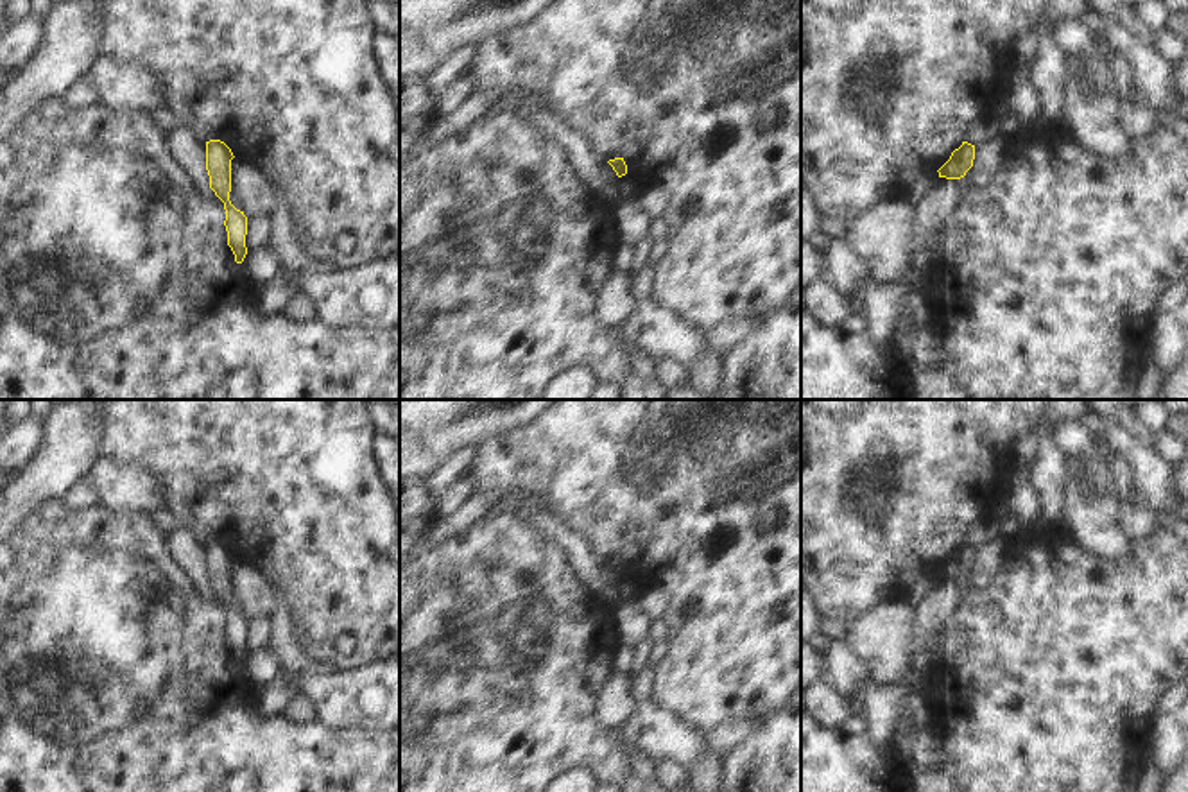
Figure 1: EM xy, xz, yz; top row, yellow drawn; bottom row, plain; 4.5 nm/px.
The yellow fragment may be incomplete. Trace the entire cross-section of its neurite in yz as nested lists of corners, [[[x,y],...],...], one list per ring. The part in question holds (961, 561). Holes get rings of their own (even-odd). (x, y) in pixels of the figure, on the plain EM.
[[[962,543],[959,550],[955,550],[950,561],[937,572],[939,579],[946,581],[960,581],[973,568],[975,561],[975,547]]]

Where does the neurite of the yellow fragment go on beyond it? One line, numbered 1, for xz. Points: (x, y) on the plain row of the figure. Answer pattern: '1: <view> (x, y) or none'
1: none

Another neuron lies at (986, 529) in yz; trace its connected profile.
[[[993,514],[973,521],[966,530],[964,543],[968,543],[971,547],[980,547],[980,545],[998,538],[1000,521],[1002,520],[994,518]]]

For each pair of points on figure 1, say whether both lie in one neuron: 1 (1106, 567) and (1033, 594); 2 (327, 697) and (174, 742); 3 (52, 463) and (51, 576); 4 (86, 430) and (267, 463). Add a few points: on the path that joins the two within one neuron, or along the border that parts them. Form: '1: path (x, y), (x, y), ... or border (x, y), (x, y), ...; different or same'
1: path (1088, 585), (1079, 594), (1050, 594); same
2: border (318, 717), (341, 728), (359, 726); different
3: border (61, 497), (40, 506), (22, 527); different
4: border (106, 418), (101, 452); different

